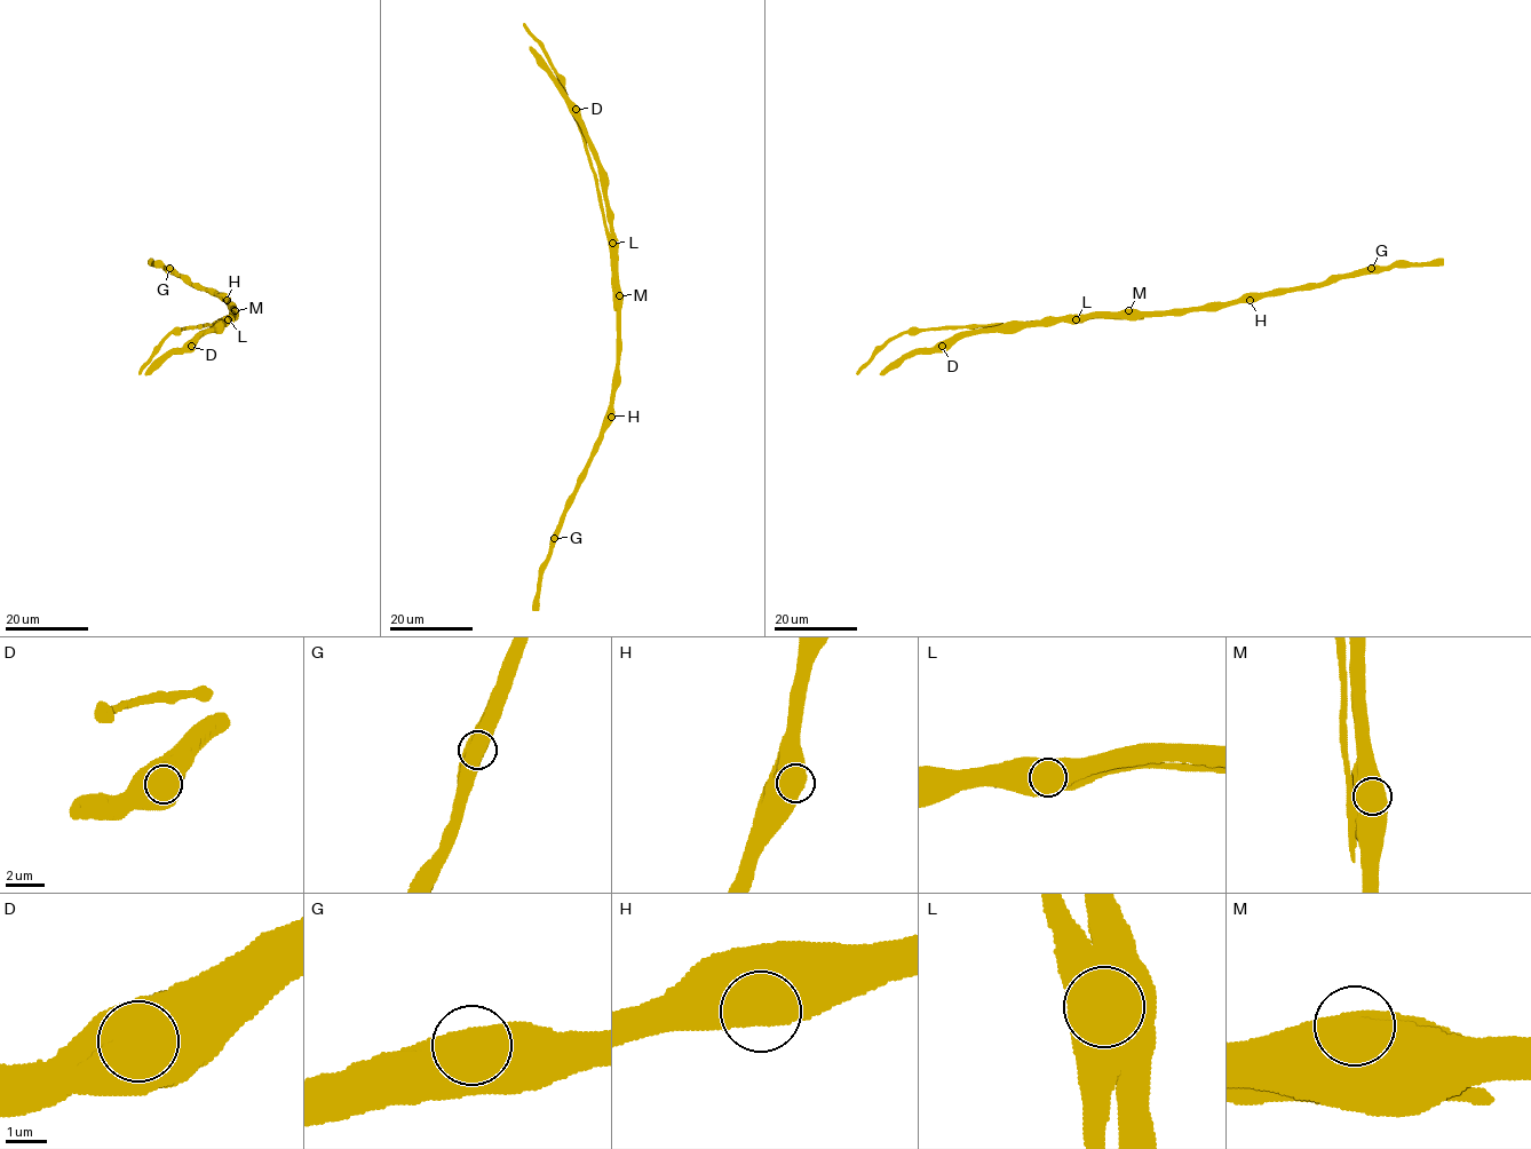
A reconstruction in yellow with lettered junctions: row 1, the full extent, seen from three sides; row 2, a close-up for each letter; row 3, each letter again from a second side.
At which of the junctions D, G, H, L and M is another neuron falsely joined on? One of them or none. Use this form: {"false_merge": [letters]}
{"false_merge": ["L"]}

